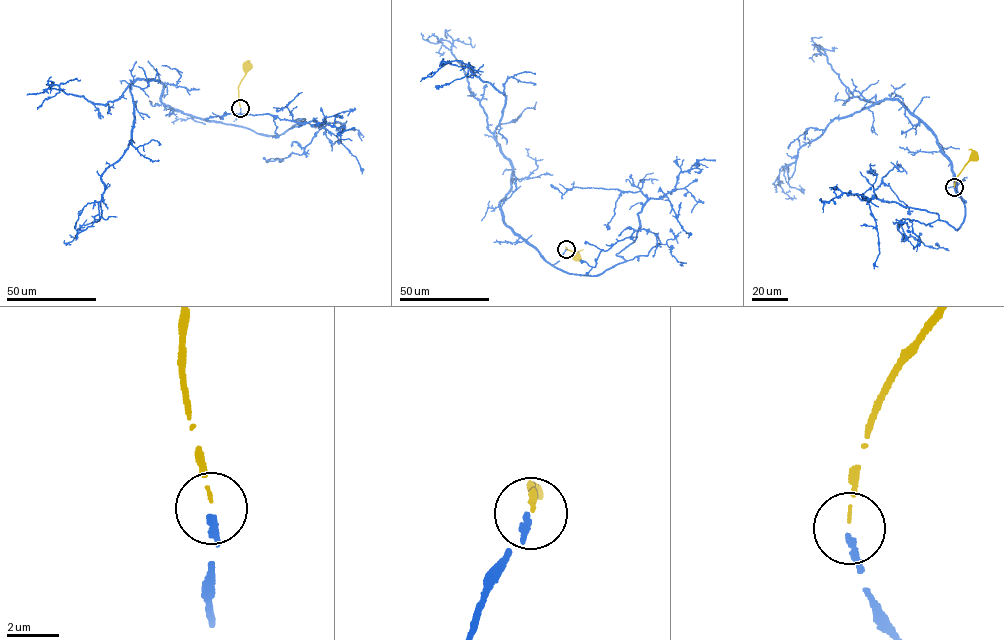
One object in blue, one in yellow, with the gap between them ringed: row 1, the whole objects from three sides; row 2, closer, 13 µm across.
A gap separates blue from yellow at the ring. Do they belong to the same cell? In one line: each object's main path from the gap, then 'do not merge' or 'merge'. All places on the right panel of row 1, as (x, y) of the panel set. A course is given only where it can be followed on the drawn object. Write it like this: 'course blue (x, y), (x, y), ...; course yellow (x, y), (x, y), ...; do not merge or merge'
course blue (954, 188), (964, 205), (934, 132), (902, 103), (883, 98), (836, 117), (780, 169), (773, 183), (794, 195); course yellow (954, 187), (956, 178), (975, 155); merge

